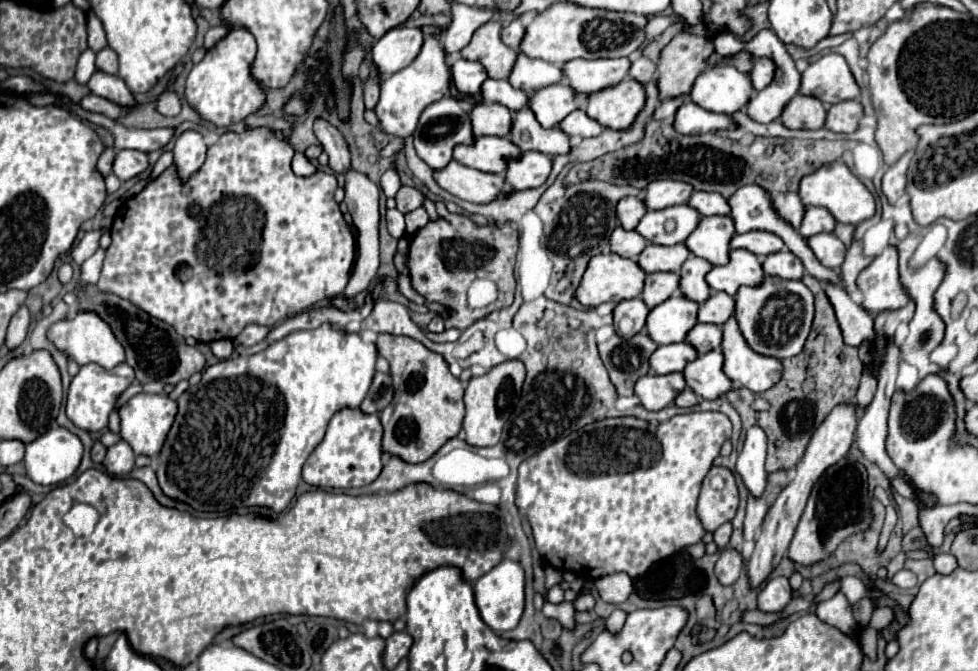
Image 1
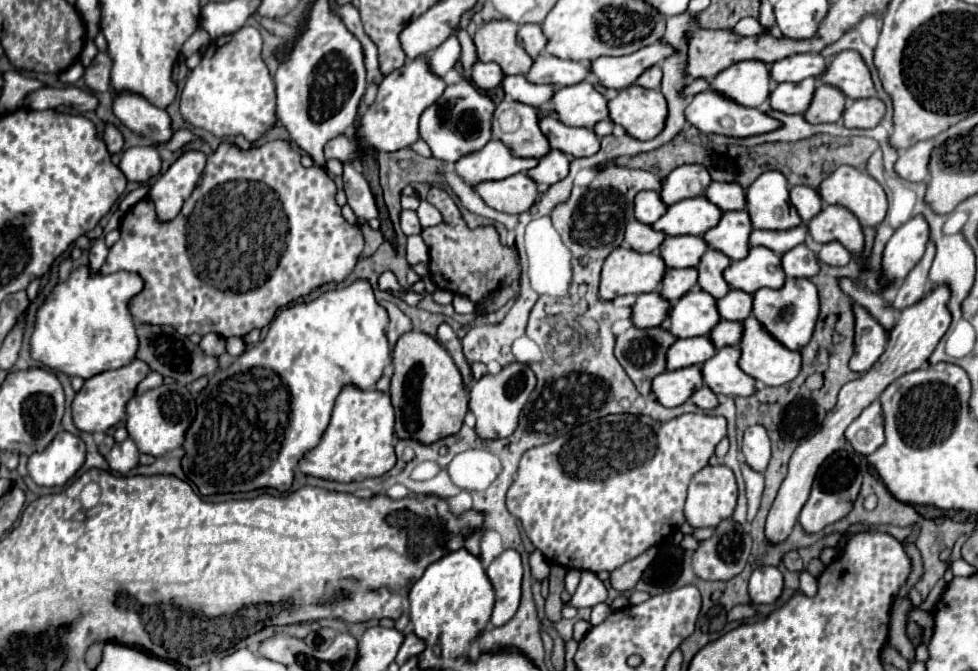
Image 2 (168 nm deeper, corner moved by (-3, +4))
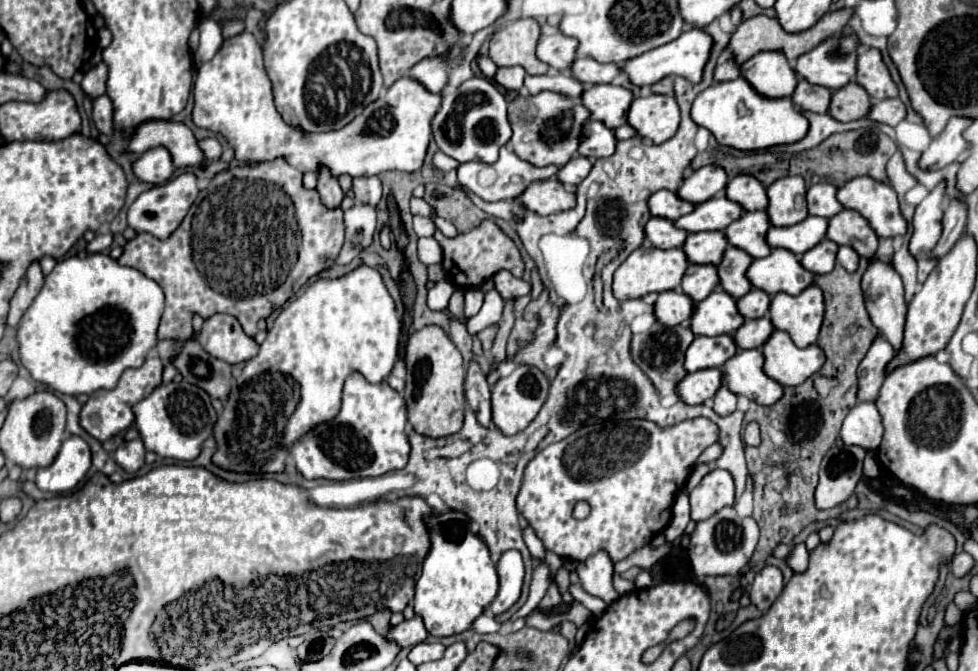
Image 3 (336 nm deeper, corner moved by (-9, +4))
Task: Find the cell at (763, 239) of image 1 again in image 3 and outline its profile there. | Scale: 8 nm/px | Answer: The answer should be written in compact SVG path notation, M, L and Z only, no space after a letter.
M806 217L794 227L770 227L766 241L770 247L784 247L794 255L802 255L824 239L826 225L828 219L824 217Z

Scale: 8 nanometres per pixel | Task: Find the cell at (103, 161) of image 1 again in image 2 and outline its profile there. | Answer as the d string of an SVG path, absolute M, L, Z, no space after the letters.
M106 123L102 137L104 137L104 143L106 143L106 147L108 147L110 153L122 153L124 137L122 137L122 133L120 133L120 129L116 125Z

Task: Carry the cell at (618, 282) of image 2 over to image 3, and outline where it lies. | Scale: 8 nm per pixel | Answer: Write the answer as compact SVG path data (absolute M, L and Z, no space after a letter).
M638 247L632 251L616 269L612 293L616 299L638 299L646 293L662 293L680 285L680 279L688 267L686 255L682 249L656 249L656 247Z

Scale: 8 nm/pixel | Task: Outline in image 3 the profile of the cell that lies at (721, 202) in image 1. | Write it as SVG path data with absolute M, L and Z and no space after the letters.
M738 175L730 179L726 185L726 197L740 203L744 211L764 209L768 205L766 187L752 175Z

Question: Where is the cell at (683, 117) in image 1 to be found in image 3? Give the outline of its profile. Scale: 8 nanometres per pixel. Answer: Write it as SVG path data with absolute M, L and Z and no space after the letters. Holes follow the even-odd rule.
M746 79L724 81L704 89L692 103L692 119L696 125L706 127L720 145L728 145L742 151L766 149L772 145L794 143L802 139L808 131L806 117L794 107L790 99L766 99L758 95ZM738 103L744 105L748 113L740 113Z

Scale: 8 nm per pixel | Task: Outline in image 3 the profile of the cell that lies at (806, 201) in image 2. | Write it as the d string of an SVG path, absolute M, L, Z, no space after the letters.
M816 183L808 187L806 201L808 201L808 215L818 215L826 219L834 217L844 209L836 199L836 187L830 183Z

